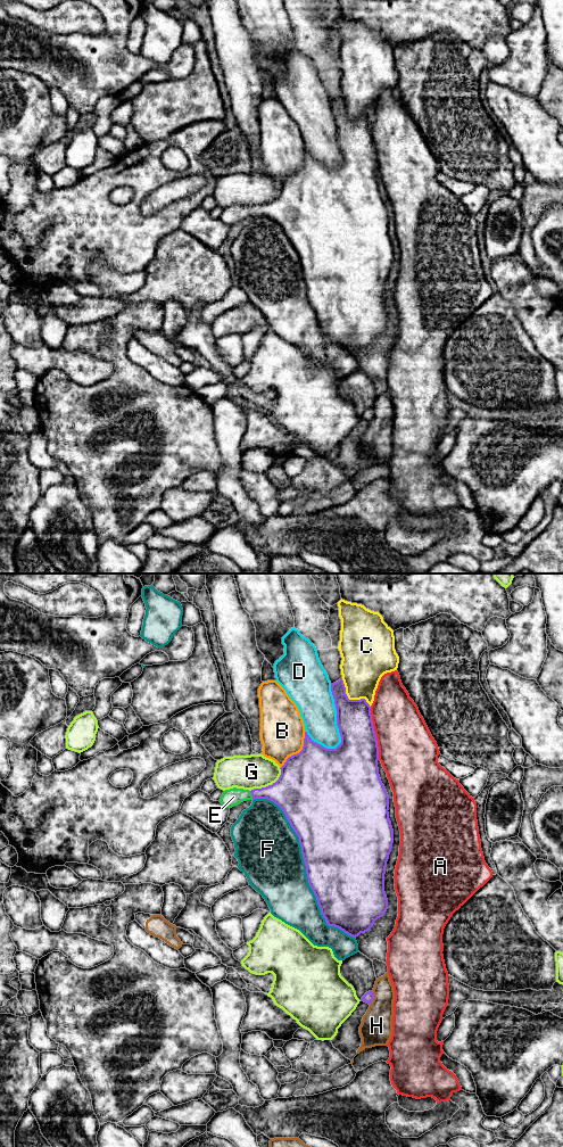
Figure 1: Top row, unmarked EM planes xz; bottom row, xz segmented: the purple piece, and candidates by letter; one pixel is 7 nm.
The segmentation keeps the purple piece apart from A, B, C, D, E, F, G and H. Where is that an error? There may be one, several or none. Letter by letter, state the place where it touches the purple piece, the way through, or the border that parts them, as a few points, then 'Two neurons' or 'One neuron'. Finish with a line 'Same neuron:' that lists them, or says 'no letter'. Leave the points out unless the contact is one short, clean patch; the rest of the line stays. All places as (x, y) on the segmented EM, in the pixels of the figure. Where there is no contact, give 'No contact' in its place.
A: Touches purple at xz (374, 733). Two neurons
B: Touches purple at xz (299, 752). Two neurons
C: Touches purple at xz (350, 700). Two neurons
D: Touches purple at xz (337, 720). Two neurons
E: Touches purple at xz (251, 794). Path across: xz (287, 792), (251, 794), (233, 797). One neuron
F: Touches purple at xz (305, 865). Two neurons
G: Touches purple at xz (268, 785). Two neurons
H: Touches purple at xz (373, 997). Boundary: xz (372, 990), (373, 998), (369, 1004). Two neurons
Same neuron: E

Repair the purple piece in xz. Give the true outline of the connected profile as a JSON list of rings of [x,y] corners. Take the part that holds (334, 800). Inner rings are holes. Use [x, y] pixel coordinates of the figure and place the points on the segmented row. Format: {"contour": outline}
{"contour": [[[342,678],[331,684],[331,692],[341,736],[341,743],[336,749],[324,748],[305,732],[303,750],[287,759],[275,783],[251,791],[237,787],[225,790],[220,802],[226,808],[255,799],[267,799],[278,804],[299,837],[308,883],[326,924],[356,938],[371,930],[388,909],[384,874],[394,843],[394,830],[388,812],[389,795],[379,775],[379,746],[371,707],[365,699],[349,700]]]}

